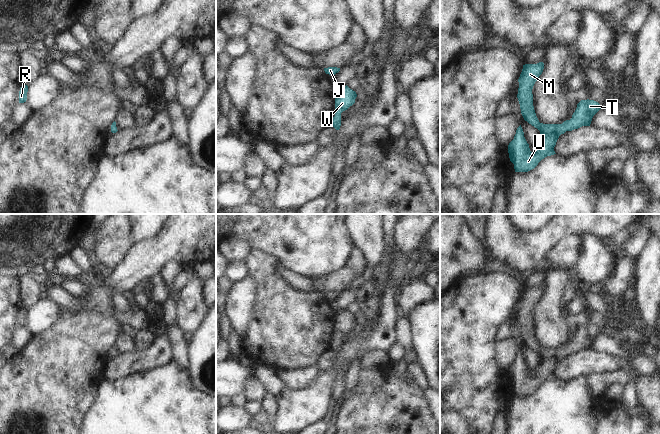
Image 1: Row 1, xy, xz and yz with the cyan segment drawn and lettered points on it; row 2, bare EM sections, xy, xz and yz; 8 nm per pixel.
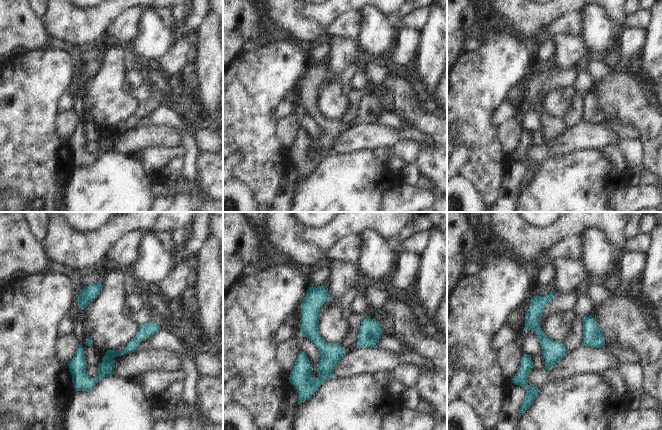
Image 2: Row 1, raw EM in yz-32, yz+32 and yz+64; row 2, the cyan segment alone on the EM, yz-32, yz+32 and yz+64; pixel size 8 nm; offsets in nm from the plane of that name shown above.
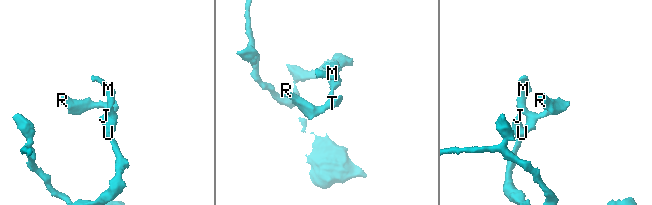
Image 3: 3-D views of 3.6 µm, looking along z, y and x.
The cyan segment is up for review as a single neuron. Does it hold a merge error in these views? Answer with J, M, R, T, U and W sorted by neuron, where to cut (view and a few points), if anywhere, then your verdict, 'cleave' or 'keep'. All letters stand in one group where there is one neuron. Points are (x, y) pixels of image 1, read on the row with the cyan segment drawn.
groups J M R T U W; cut none; keep

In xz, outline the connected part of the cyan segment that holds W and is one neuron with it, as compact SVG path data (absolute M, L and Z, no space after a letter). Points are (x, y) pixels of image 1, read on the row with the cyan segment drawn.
M347 85L336 87L335 116L331 119L331 126L336 130L339 130L341 126L341 113L355 103L356 97L356 92Z

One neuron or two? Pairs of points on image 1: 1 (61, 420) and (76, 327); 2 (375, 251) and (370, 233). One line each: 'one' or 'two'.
1: one
2: one

